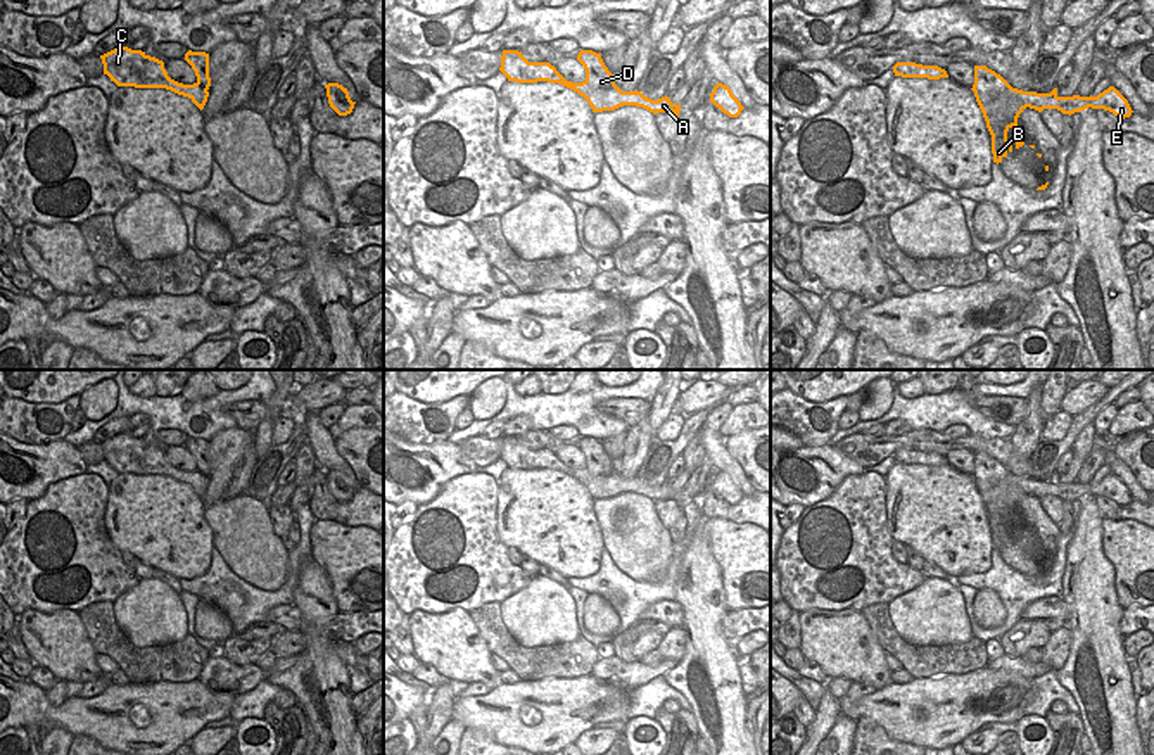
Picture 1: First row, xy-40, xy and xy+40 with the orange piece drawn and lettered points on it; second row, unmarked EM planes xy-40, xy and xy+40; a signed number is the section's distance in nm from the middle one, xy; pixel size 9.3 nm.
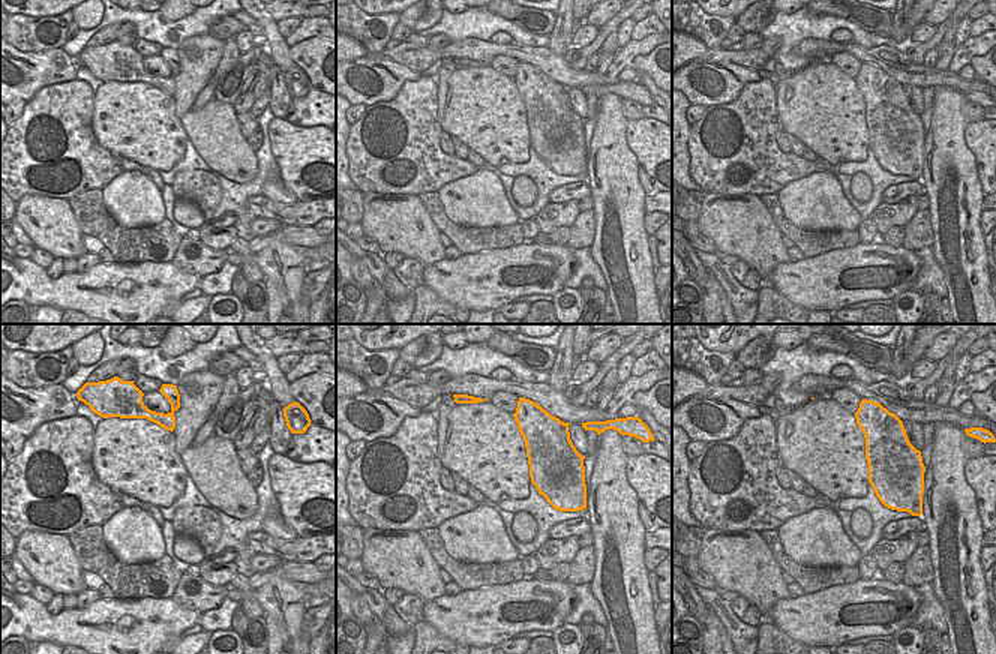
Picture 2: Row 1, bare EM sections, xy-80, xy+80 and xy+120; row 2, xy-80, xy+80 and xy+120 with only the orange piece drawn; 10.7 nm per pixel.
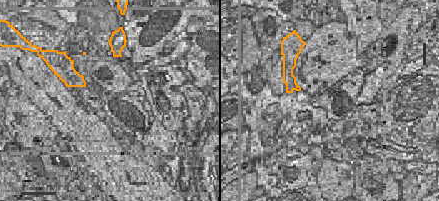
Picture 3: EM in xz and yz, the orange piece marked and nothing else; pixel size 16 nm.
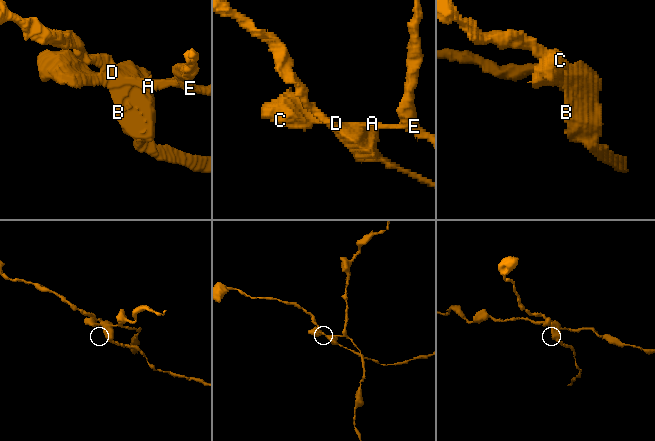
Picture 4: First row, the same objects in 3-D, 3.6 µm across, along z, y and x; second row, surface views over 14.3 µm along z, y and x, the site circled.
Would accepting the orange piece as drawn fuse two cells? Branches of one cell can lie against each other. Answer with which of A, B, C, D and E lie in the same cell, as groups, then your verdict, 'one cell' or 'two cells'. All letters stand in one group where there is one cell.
A C E / B D | two cells

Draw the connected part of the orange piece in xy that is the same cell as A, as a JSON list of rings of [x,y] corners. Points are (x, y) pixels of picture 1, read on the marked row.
[[[503,50],[499,71],[508,78],[508,81],[517,83],[558,83],[587,100],[593,112],[615,111],[622,105],[643,107],[653,114],[674,112],[679,117],[681,104],[672,104],[665,95],[658,100],[644,97],[641,92],[622,92],[618,86],[610,92],[594,92],[587,81],[572,83],[567,81],[555,66],[549,62],[529,62],[518,50]]]

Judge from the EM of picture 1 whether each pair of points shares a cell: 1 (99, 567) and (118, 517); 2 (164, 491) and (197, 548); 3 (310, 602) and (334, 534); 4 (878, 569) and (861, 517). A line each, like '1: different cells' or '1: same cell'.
1: different cells
2: same cell
3: different cells
4: same cell

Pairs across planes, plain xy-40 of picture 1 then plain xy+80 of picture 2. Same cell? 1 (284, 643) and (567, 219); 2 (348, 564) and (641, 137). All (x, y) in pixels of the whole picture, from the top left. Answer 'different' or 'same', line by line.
1: different
2: same

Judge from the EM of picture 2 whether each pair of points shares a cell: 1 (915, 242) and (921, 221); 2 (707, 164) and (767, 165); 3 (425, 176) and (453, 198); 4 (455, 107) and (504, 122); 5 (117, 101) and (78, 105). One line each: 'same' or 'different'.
1: same
2: same
3: different
4: same
5: different

